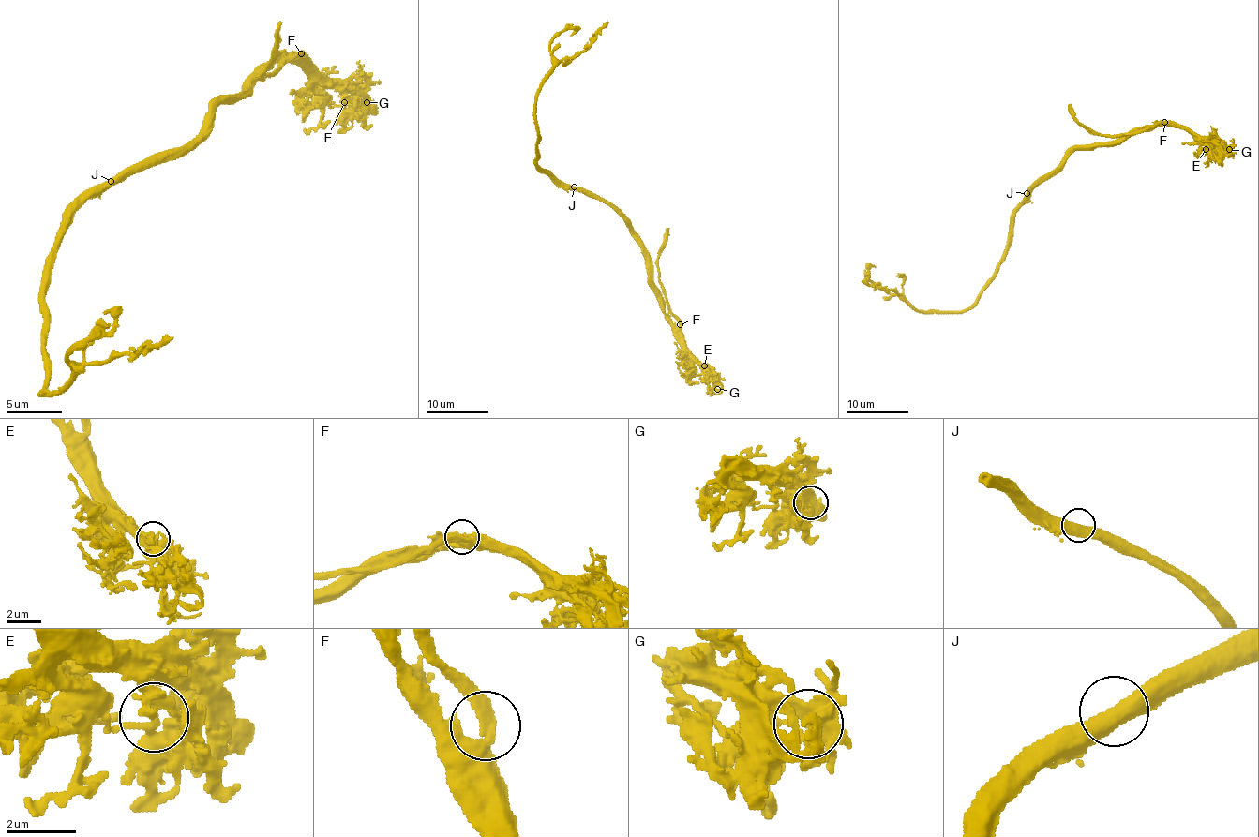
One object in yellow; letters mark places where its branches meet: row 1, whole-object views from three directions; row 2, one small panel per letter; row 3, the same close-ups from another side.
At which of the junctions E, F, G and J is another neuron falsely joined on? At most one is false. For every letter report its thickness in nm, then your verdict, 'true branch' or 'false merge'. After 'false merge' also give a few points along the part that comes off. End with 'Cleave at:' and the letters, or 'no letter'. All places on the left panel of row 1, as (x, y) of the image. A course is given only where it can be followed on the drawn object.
E: calibre 280 nm; true branch
F: calibre 360 nm; true branch
G: calibre 320 nm; true branch
J: calibre 500 nm; true branch
Cleave at: no letter

